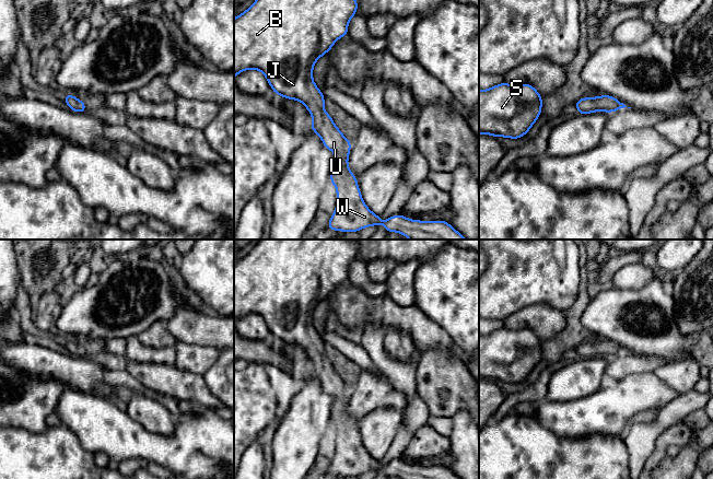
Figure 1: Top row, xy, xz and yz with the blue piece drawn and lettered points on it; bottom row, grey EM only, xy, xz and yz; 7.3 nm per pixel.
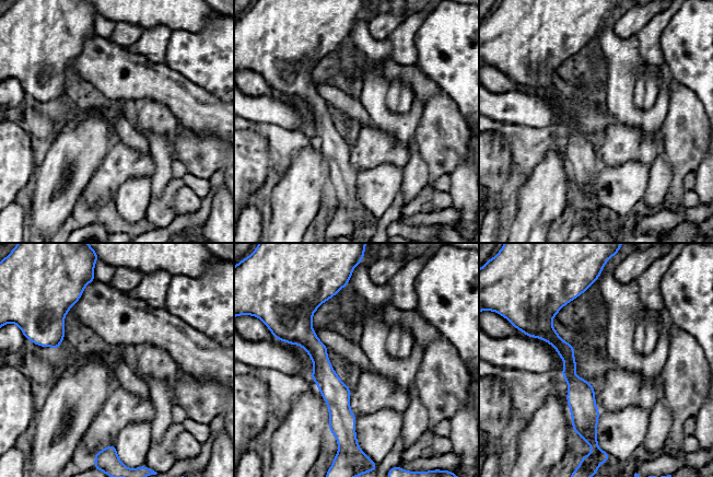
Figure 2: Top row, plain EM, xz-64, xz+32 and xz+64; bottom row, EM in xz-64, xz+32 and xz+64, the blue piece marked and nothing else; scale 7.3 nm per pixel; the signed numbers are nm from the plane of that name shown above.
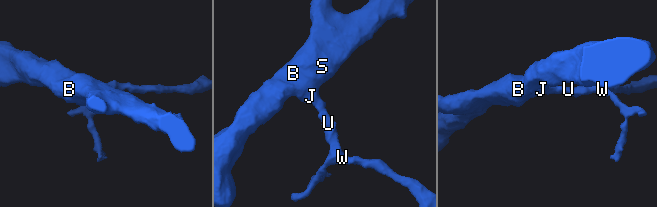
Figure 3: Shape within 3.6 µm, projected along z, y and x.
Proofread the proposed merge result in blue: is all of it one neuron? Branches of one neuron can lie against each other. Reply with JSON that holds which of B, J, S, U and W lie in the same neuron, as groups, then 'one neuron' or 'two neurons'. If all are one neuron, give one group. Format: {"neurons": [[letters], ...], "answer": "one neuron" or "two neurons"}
{"neurons": [["B", "J", "S", "U", "W"]], "answer": "one neuron"}

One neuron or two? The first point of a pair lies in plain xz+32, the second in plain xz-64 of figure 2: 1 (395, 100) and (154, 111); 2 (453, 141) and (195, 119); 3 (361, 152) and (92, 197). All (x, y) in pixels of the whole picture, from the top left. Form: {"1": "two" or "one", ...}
{"1": "one", "2": "two", "3": "one"}

